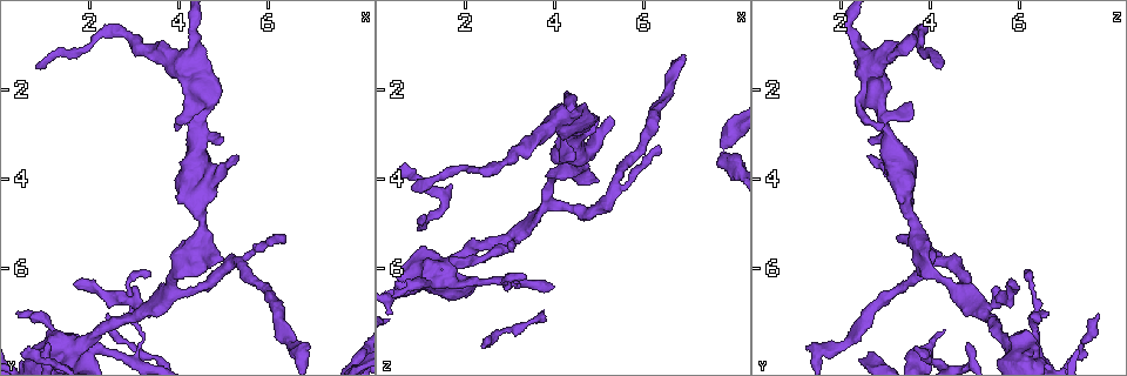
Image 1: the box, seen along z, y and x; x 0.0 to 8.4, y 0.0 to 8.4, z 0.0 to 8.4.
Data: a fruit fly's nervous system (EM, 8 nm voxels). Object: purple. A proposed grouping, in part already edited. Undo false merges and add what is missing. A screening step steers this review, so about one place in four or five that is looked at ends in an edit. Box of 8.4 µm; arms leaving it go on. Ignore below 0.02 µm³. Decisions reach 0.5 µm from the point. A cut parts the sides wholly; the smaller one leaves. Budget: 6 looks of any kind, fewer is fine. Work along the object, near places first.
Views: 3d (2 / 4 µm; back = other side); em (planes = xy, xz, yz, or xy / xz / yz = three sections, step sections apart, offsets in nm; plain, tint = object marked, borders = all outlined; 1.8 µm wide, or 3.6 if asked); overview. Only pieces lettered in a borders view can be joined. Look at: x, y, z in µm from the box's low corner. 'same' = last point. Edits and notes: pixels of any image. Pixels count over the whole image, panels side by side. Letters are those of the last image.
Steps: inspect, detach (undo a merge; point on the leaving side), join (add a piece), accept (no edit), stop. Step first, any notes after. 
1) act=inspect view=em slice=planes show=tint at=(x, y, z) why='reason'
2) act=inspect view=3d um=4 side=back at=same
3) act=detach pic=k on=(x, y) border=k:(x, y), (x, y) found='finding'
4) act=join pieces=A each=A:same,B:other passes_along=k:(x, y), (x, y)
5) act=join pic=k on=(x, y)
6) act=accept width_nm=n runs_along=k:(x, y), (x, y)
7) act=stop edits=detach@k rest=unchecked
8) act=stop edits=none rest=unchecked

act=inspect view=em slice=yz step=16 show=tint at=(6.80, 7.95, 1.45)

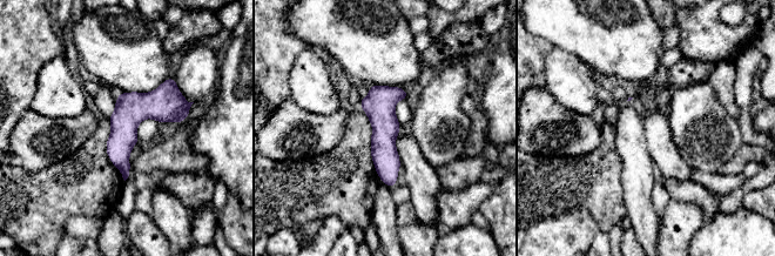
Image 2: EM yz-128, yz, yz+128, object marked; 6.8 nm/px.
act=inspect view=em slice=planes show=borders at=same why='another direction'

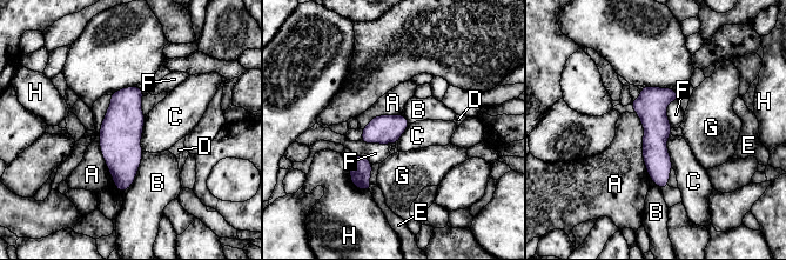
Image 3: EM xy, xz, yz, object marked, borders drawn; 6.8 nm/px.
act=accept longest_contact=A:650nm each=A:other,B:other,C:other,D:other,E:other,F:other,G:other,H:other found='continuous, no second neuron'

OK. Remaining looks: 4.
act=inspect view=em slice=planes show=borders at=(6.30, 5.25, 3.20) why='thin end'

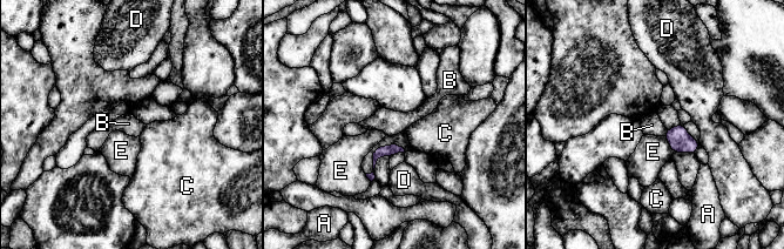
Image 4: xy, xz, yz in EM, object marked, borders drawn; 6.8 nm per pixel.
act=accept each=A:other,B:other,C:other,D:other,E:other border=4:(667, 129), (663, 135) found='no lettered piece goes on from it'

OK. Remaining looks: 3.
act=inspect view=em um=3.6 slice=planes show=borders at=(1.05, 7.70, 4.85) why='branch stops here'

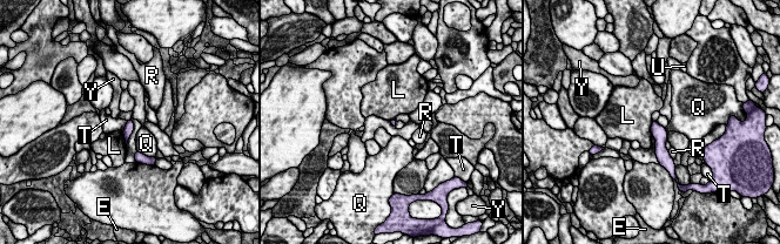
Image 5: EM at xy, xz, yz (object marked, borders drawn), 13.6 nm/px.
act=accept each=E:other,L:other,Q:other,R:other,T:other,U:other,Y:other border=5:(127, 121), (122, 130) found='no lettered piece goes on from it'

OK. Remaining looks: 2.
act=stop edits=none rest=unchecked

